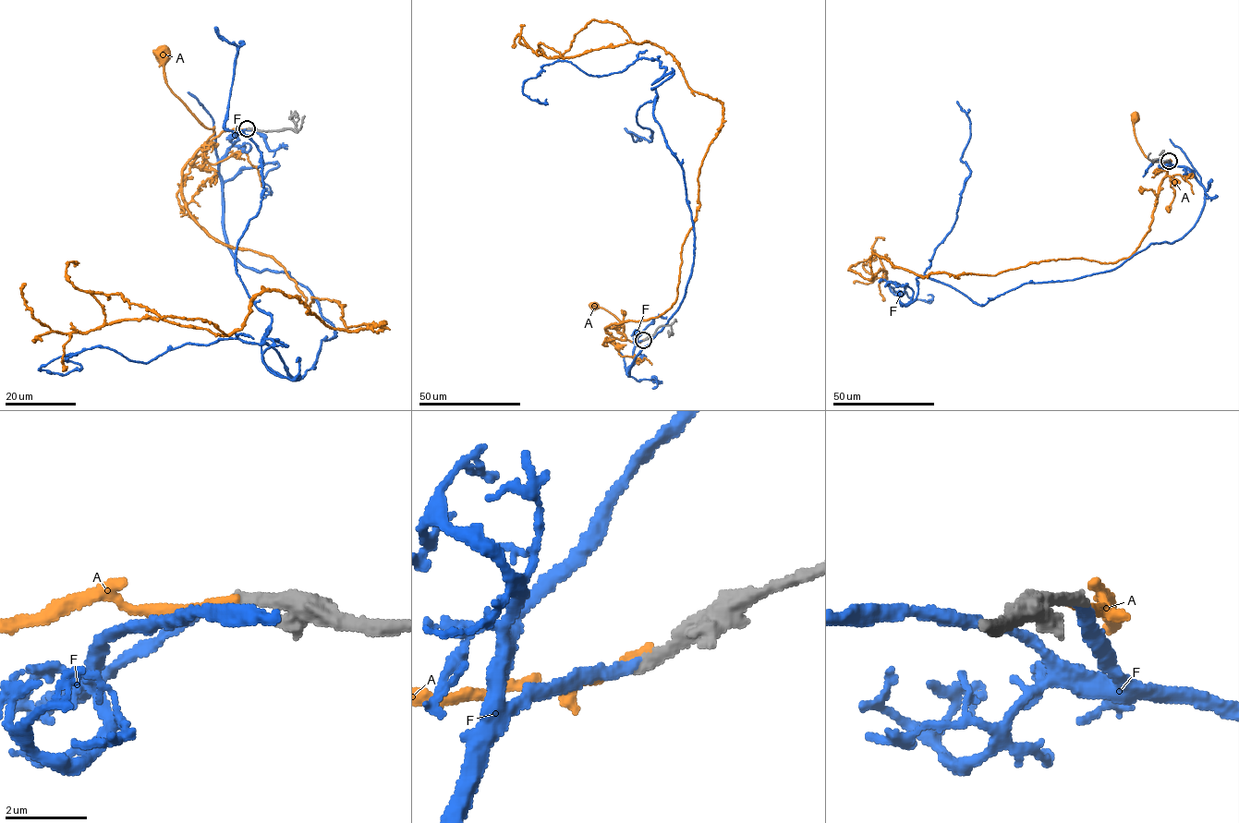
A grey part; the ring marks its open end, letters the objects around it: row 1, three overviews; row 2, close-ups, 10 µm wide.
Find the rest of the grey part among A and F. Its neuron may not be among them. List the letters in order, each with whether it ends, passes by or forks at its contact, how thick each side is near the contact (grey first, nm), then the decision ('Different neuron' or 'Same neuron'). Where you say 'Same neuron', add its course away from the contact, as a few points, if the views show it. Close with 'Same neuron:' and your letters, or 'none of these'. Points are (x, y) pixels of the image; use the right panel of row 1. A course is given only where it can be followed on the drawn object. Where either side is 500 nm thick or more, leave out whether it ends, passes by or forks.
A: It ends there. Thickness 320 nm (grey) against 240 nm. Different neuron
F: It ends there. Thickness 320 nm (grey) against 240 nm. Same neuron. Its course: (1169, 161), (1204, 188), (1180, 238), (983, 305), (923, 275), (902, 306), (913, 290), (887, 283), (928, 295)
Same neuron: F

